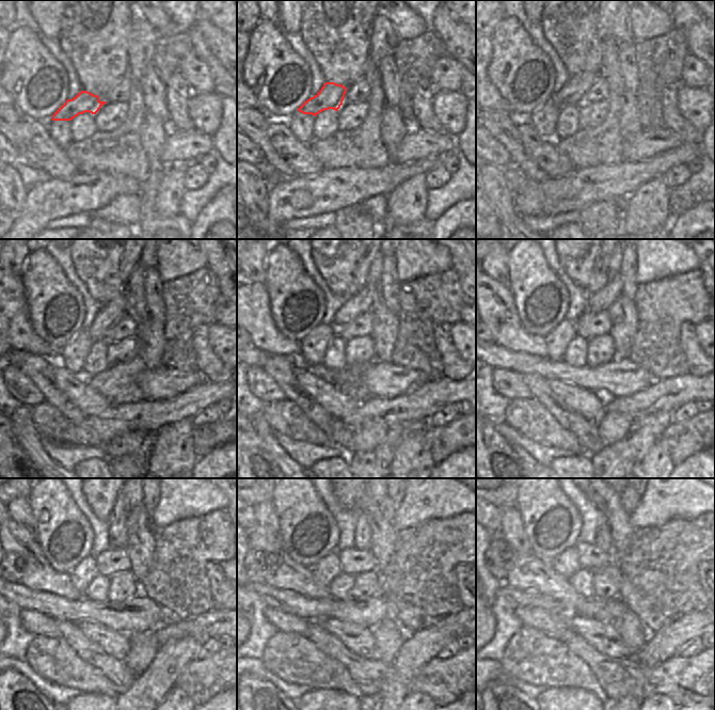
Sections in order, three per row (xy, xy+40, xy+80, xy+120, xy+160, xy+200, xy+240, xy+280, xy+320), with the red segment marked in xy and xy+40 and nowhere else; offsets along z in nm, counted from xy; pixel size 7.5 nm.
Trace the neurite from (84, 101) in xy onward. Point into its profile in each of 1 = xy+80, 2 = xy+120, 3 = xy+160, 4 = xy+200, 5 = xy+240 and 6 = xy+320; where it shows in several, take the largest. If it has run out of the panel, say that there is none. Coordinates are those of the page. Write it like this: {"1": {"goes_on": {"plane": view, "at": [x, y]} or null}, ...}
{"1": {"goes_on": {"plane": "xy+80", "at": [571, 94]}}, "2": {"goes_on": {"plane": "xy+120", "at": [112, 313]}}, "3": {"goes_on": {"plane": "xy+160", "at": [362, 300]}}, "4": {"goes_on": {"plane": "xy+200", "at": [601, 300]}}, "5": {"goes_on": {"plane": "xy+240", "at": [138, 517]}}, "6": {"goes_on": {"plane": "xy+320", "at": [629, 500]}}}

